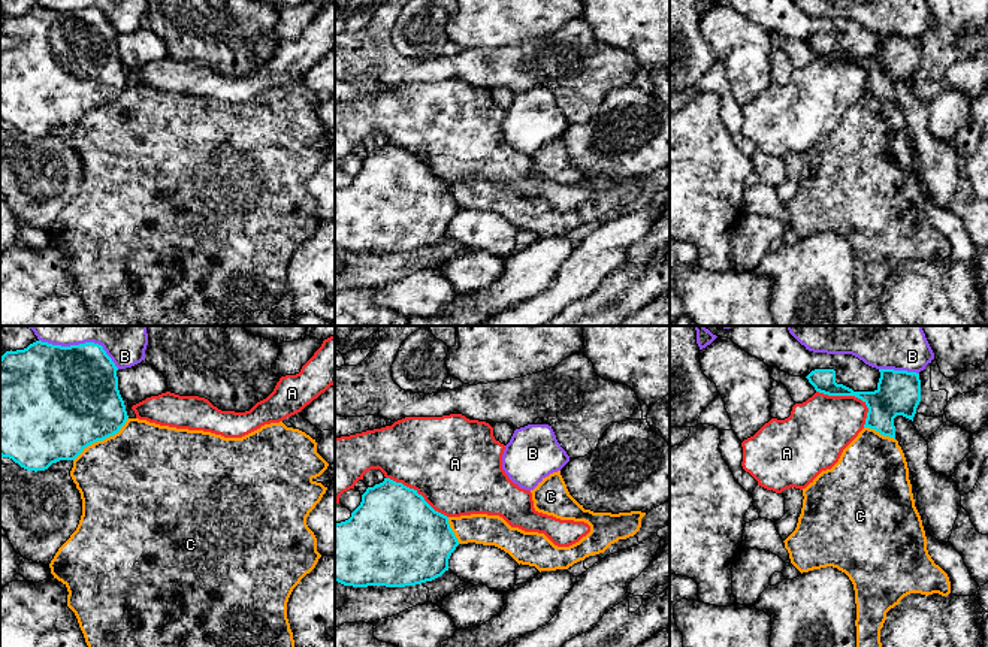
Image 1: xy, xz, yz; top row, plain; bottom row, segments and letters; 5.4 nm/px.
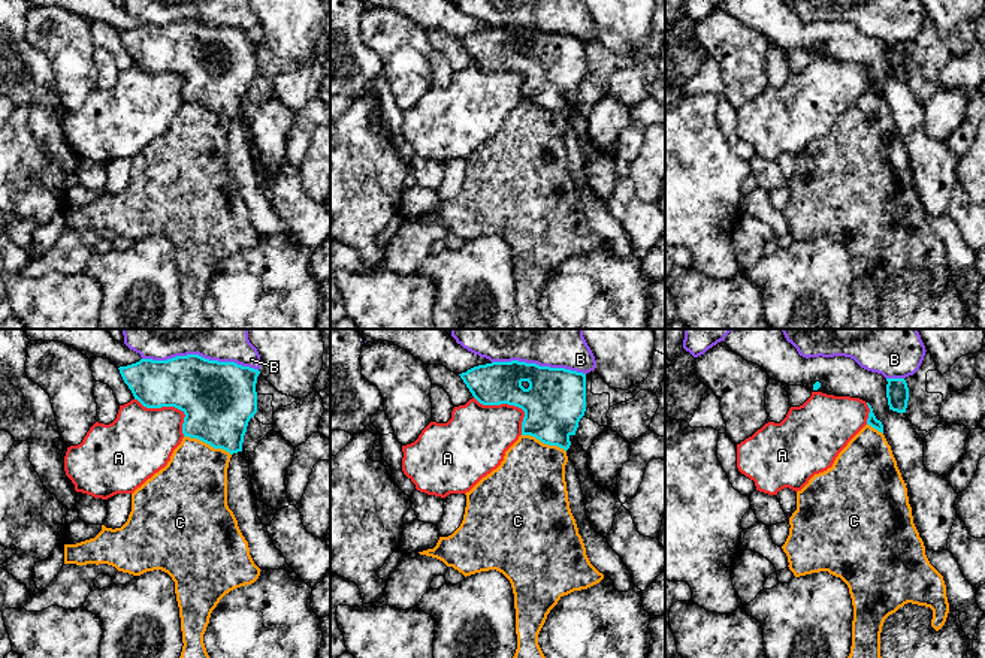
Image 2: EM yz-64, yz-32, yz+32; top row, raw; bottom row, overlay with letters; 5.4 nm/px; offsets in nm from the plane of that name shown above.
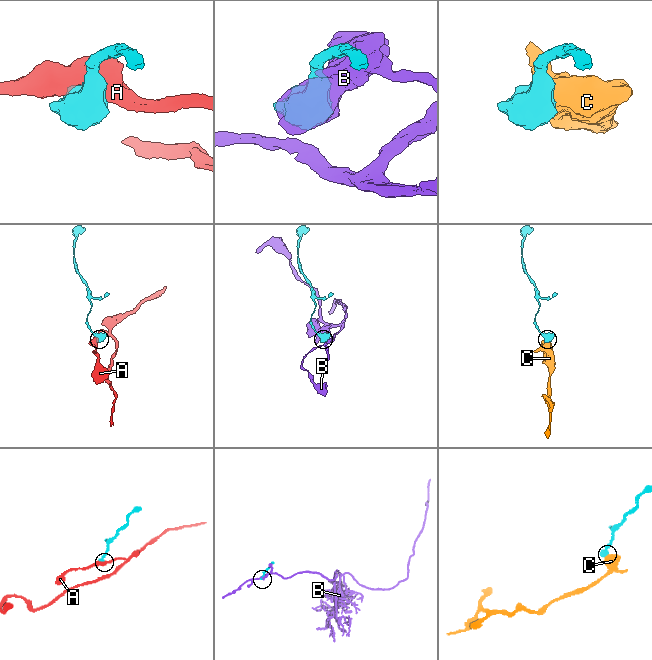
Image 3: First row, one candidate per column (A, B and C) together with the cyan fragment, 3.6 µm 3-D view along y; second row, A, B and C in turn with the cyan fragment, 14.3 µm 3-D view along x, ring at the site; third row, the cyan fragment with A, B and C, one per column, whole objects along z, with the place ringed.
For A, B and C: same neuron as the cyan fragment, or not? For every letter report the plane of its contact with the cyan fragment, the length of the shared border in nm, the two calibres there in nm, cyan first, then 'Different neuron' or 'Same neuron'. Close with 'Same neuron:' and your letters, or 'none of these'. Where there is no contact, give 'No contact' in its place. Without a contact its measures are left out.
A: Touches cyan in yz. Shared border 320 nm. Thickness 240 nm (cyan) against 340 nm. Different neuron
B: Touches cyan in yz. Shared border 220 nm. Thickness 240 nm (cyan) against 420 nm. Different neuron
C: Touches cyan in xy. Shared border 380 nm. Thickness 480 nm (cyan) against 500 nm. Different neuron
Same neuron: none of these

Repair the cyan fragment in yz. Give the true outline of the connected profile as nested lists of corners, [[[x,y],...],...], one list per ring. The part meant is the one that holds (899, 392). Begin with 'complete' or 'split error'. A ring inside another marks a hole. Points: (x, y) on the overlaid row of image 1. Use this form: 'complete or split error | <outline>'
complete | [[[815,369],[806,378],[819,393],[861,399],[868,408],[864,427],[895,439],[894,418],[903,415],[913,421],[921,402],[921,380],[916,372],[894,369],[879,369],[879,372],[880,378],[874,391],[853,391],[837,384],[834,369]]]

